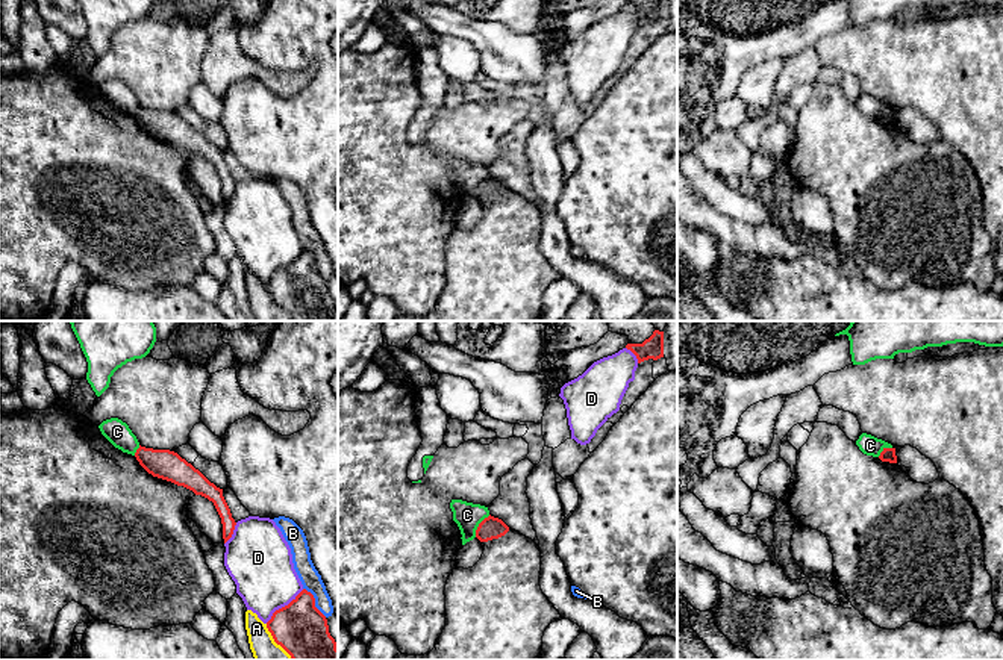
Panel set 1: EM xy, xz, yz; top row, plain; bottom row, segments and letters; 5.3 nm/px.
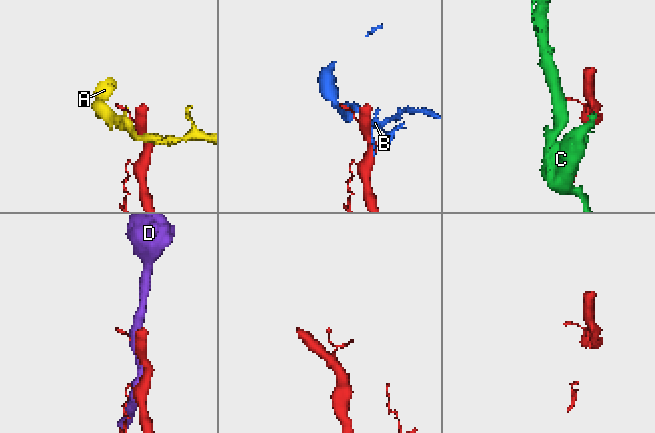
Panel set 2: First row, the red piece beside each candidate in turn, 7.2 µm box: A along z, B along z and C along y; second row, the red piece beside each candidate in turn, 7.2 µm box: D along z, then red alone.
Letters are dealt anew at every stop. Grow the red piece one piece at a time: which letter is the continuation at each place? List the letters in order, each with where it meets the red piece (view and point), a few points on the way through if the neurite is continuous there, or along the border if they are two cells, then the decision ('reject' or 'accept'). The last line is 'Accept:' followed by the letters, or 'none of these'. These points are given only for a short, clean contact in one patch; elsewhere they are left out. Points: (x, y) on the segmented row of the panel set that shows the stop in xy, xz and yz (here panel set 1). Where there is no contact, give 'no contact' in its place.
A: contact xy (276, 642); reject
B: contact xy (314, 601); reject
C: contact xz (479, 526); border xz (490, 515), (479, 524), (474, 536); reject
D: contact xy (285, 606); reject
Accept: none of these

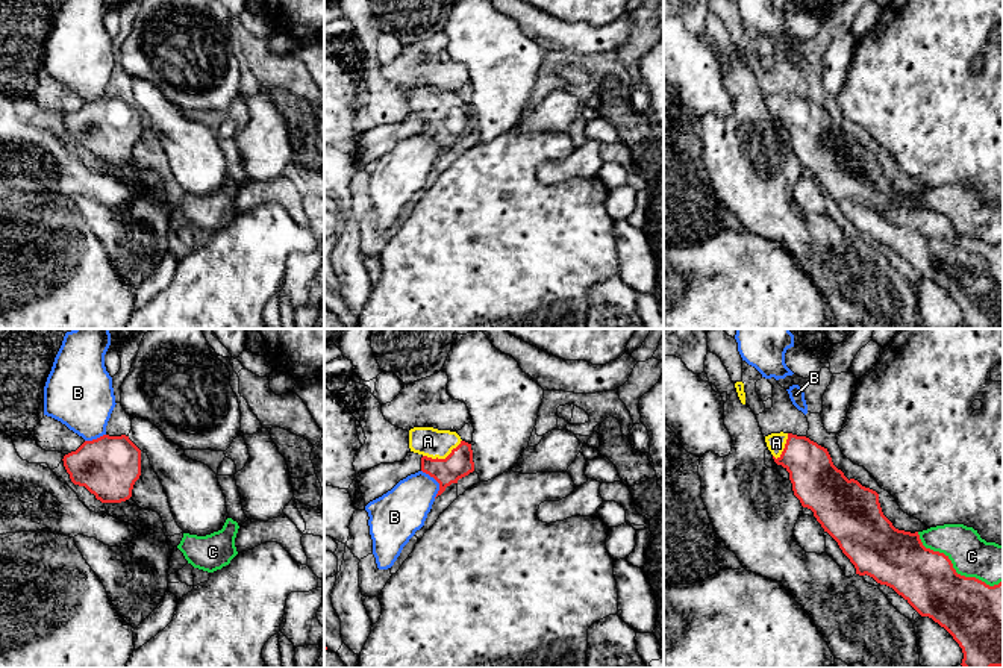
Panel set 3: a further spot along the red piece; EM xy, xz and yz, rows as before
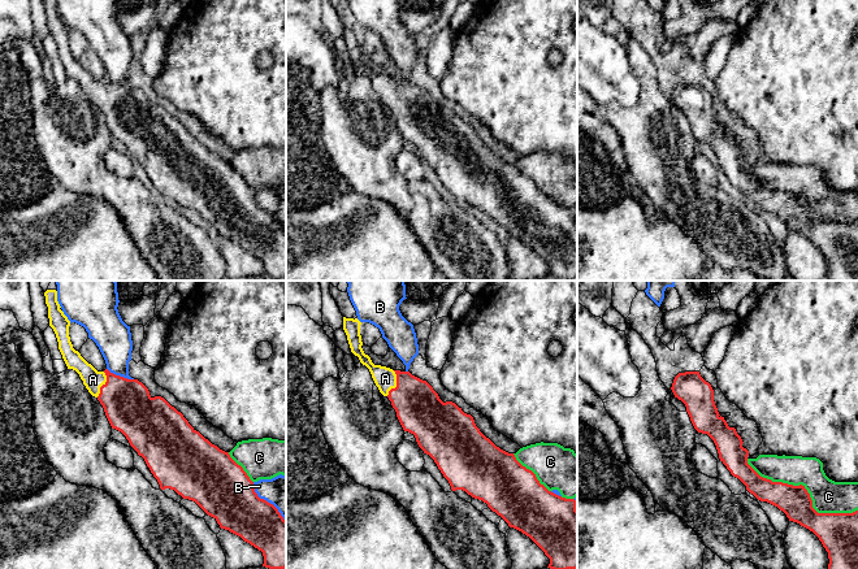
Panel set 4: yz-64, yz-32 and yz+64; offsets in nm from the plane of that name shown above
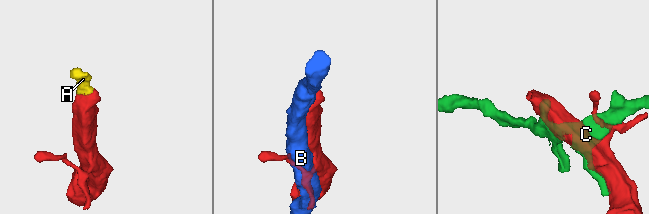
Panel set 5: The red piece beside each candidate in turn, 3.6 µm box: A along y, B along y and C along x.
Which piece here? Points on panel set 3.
A: contact xz (443, 459); way xz (458, 464), (453, 459), (443, 459), (428, 441); accept
B: contact xz (437, 480); reject
C: contact yz (955, 570); reject
Accept: A

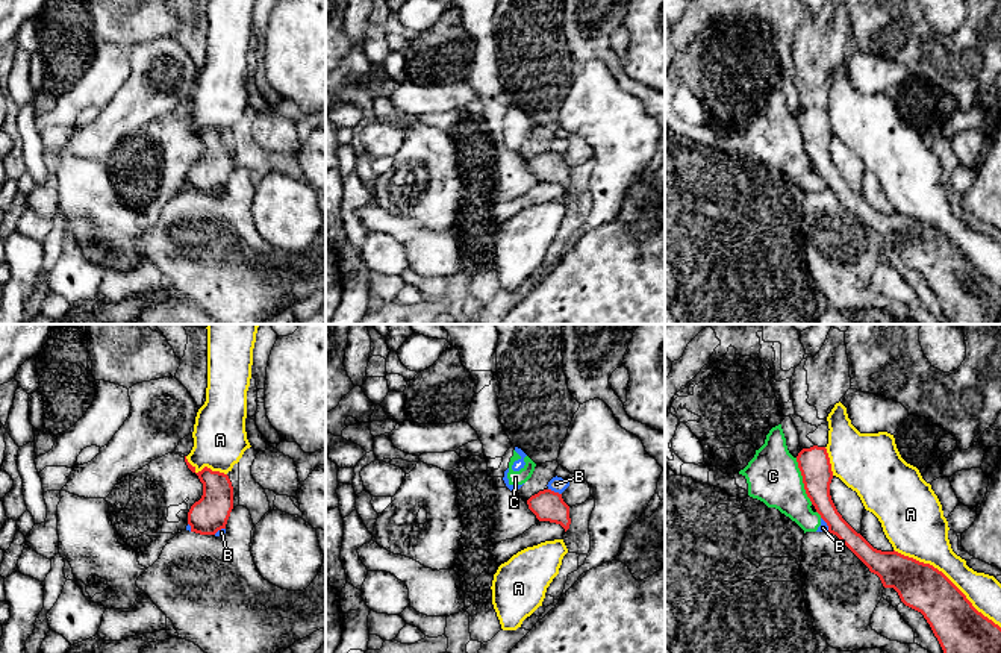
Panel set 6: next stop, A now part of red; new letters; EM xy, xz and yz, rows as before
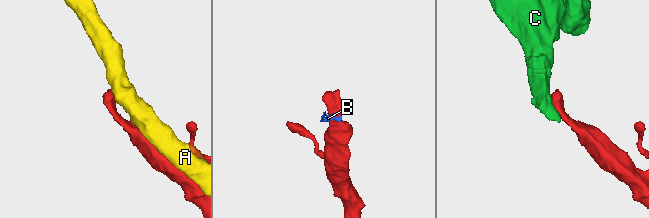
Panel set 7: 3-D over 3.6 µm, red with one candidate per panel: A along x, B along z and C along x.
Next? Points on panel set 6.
A: contact yz (948, 579); reject
B: contact xz (553, 491); border xz (548, 488), (561, 494); reject
C: contact yz (803, 481); border yz (795, 458), (804, 493), (812, 503); reject
Accept: none of these

